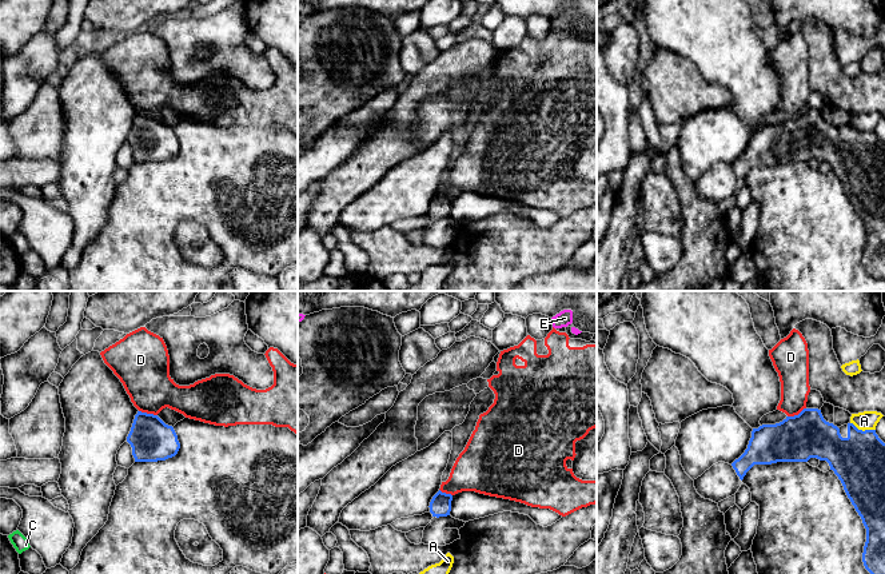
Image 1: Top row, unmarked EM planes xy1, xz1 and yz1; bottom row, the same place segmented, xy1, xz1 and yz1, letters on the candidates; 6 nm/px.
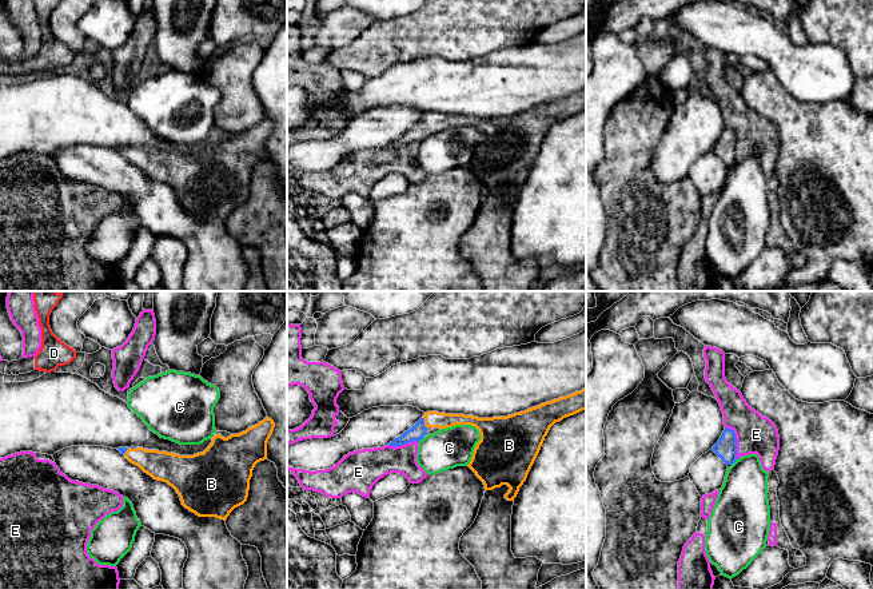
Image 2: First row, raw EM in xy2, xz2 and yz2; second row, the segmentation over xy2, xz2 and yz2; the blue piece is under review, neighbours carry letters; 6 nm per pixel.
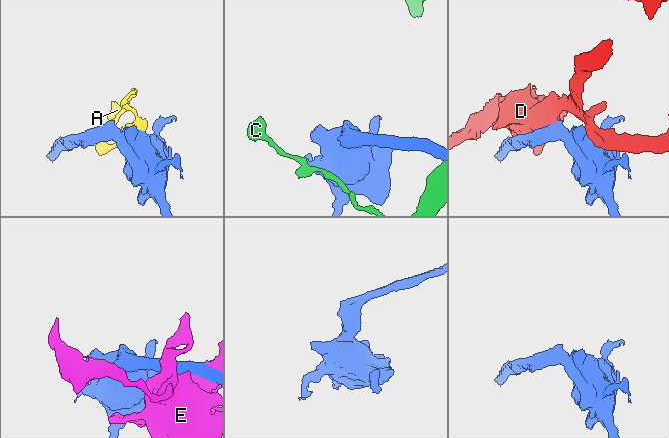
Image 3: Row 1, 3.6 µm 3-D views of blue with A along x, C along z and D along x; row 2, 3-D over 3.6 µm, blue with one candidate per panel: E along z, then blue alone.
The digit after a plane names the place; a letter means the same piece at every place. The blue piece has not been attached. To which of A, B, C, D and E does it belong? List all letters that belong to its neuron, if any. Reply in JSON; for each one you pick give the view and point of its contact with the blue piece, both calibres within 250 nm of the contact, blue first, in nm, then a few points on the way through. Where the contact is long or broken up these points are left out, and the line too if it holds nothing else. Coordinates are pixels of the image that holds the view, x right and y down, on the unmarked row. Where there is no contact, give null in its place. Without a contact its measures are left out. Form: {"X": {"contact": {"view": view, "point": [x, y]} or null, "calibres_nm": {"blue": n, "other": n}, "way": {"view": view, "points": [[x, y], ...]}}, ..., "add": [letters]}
{"B": {"contact": {"view": "xz2", "point": [423, 123]}, "calibres_nm": {"blue": 90, "other": 100}, "way": {"view": "xz2", "points": [[417, 134], [423, 123], [431, 119]]}}, "add": ["B"]}

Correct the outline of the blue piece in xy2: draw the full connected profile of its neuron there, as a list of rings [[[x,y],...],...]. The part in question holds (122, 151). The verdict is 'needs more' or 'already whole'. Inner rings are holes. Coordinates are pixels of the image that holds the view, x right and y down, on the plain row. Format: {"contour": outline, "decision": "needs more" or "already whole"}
{"contour": [[[267,118],[239,135],[231,135],[227,139],[220,135],[214,136],[211,146],[203,154],[194,156],[135,150],[133,147],[117,151],[154,180],[172,187],[182,206],[190,212],[199,218],[216,218],[226,222],[235,208],[247,202],[252,171],[258,163],[267,160],[267,143],[274,128],[274,122]]], "decision": "needs more"}

